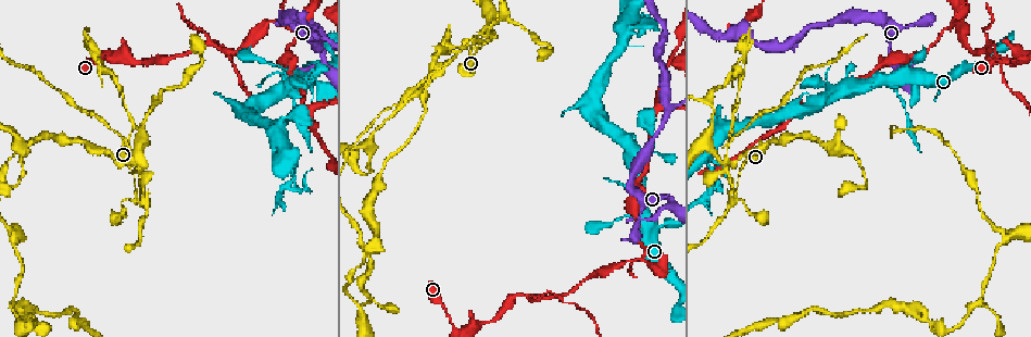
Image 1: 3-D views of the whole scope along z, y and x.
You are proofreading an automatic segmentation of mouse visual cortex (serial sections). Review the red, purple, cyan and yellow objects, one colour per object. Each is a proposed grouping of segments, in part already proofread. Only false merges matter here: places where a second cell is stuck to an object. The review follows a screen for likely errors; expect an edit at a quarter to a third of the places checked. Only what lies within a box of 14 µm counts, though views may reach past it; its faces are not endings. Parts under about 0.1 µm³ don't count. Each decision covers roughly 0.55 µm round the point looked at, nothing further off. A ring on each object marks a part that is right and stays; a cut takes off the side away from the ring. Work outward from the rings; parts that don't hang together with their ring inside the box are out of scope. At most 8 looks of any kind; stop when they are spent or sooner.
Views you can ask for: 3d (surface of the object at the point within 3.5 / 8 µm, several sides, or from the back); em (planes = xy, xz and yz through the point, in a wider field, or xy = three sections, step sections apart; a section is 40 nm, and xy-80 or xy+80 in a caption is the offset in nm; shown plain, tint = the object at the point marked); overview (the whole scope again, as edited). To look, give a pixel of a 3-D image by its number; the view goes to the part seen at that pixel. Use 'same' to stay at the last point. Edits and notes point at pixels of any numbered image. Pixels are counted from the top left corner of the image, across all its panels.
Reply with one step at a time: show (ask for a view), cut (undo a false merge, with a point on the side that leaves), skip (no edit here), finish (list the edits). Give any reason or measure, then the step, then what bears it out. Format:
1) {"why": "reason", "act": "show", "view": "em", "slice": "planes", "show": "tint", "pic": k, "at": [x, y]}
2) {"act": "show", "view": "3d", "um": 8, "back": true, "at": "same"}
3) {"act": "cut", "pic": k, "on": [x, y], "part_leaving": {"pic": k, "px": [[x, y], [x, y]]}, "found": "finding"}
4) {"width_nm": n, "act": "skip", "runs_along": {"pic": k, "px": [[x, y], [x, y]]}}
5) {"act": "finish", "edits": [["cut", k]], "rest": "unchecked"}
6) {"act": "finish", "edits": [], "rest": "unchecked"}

{"why": "sharp bend", "act": "show", "view": "3d", "um": 8, "pic": 1, "at": [723, 126]}

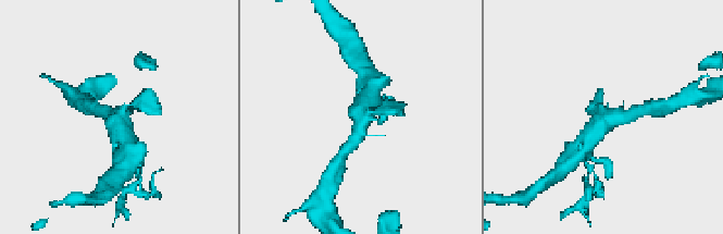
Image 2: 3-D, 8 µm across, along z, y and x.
{"act": "show", "view": "em", "slice": "xy", "step": 3, "show": "tint", "pic": 2, "at": [119, 117]}

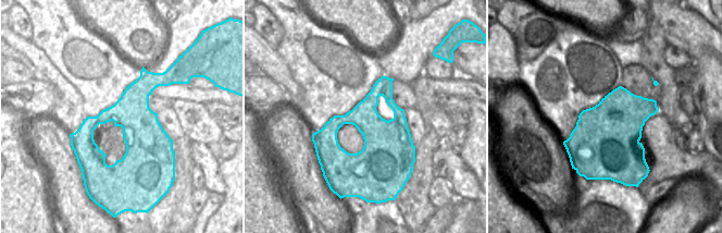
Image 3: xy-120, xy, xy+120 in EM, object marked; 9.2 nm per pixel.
{"act": "skip", "runs_along": {"pic": 2, "px": [[637, 112], [611, 120], [590, 140]]}, "found": "all the same cell"}

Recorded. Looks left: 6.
{"act": "show", "view": "3d", "um": 3.5, "pic": 1, "at": [133, 158]}

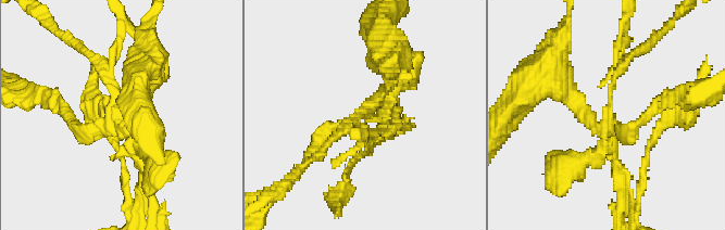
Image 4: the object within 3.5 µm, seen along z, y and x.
{"why": "need the tissue", "act": "show", "view": "em", "slice": "planes", "show": "tint", "pic": 4, "at": [610, 121]}

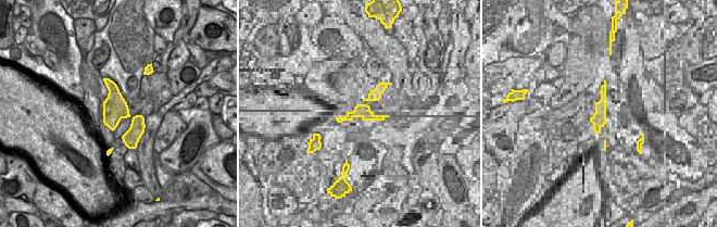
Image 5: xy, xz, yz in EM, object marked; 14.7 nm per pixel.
{"act": "show", "view": "em", "slice": "xy", "step": 5, "show": "tint", "at": "same"}

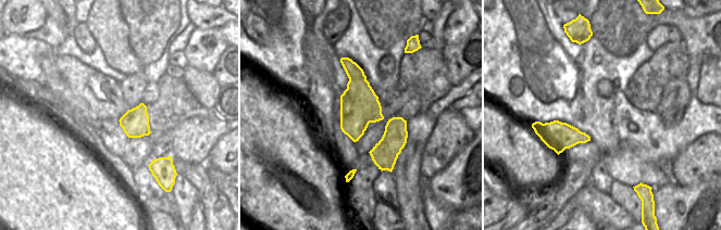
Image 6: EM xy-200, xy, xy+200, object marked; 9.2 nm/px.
{"act": "skip", "found": "one cell here"}

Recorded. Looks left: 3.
{"why": "sudden change in width", "act": "show", "view": "3d", "um": 3.5, "pic": 1, "at": [144, 116]}

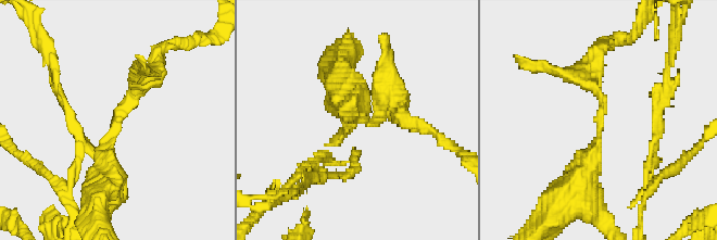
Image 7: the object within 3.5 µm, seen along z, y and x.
{"why": "now the EM", "act": "show", "view": "em", "slice": "xy", "step": 2, "show": "tint", "pic": 7, "at": [600, 123]}

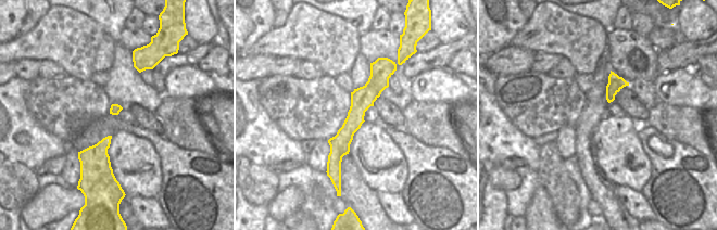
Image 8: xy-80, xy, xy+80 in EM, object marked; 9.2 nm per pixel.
{"act": "skip", "runs_along": {"pic": 8, "px": [[390, 69], [361, 101], [330, 165]]}, "found": "all the same cell"}

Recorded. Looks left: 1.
{"act": "finish", "edits": [], "rest": "unchecked"}

